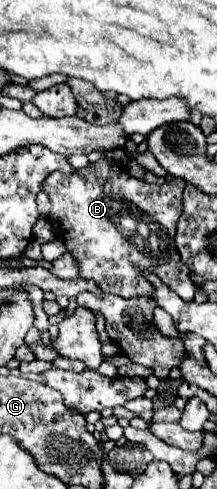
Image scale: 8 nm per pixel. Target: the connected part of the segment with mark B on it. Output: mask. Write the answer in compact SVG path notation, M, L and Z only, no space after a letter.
M102 158L74 174L50 174L42 190L52 204L50 224L54 234L62 238L68 252L78 262L82 278L94 280L106 294L122 298L150 296L150 282L134 270L134 264L138 264L144 274L154 272L180 298L192 300L196 284L174 246L184 186L186 182L182 182L182 178L168 178L162 186L140 182L130 176L126 168L118 168Z

